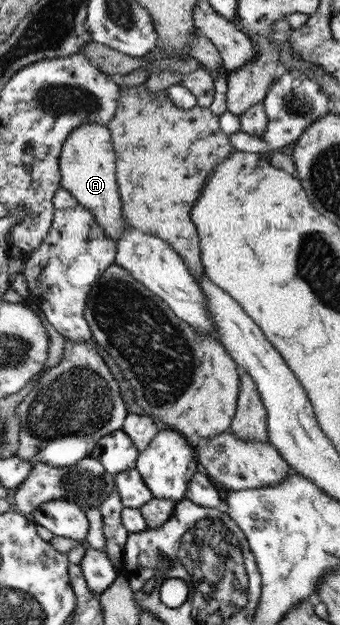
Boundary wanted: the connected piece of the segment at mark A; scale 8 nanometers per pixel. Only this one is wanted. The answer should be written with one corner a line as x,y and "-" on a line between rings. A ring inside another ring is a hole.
97,122
77,126
63,142
59,168
60,186
75,196
79,204
91,210
93,218
103,228
107,238
119,240
126,228
131,226
123,219
123,205
116,181
116,154
108,126

